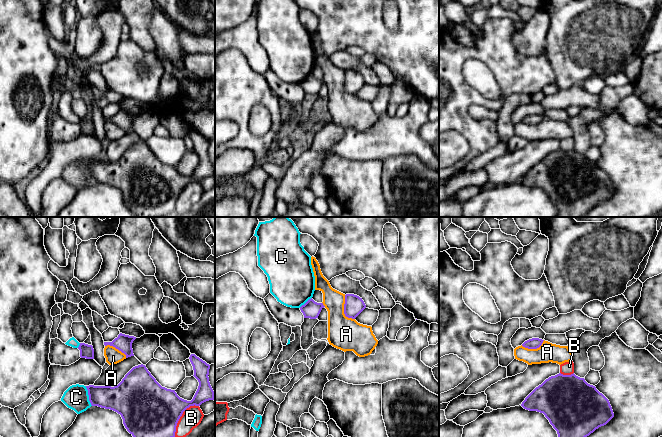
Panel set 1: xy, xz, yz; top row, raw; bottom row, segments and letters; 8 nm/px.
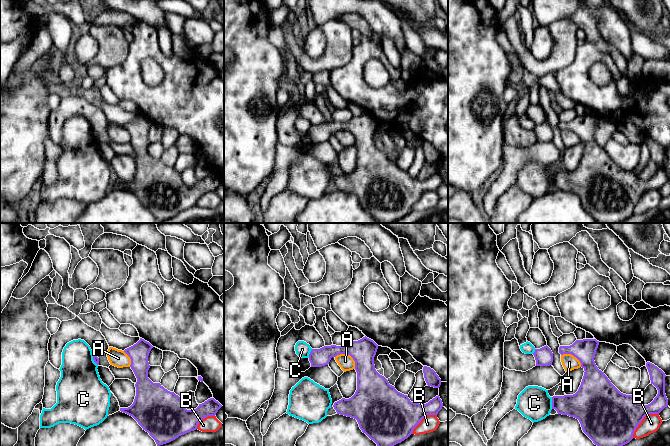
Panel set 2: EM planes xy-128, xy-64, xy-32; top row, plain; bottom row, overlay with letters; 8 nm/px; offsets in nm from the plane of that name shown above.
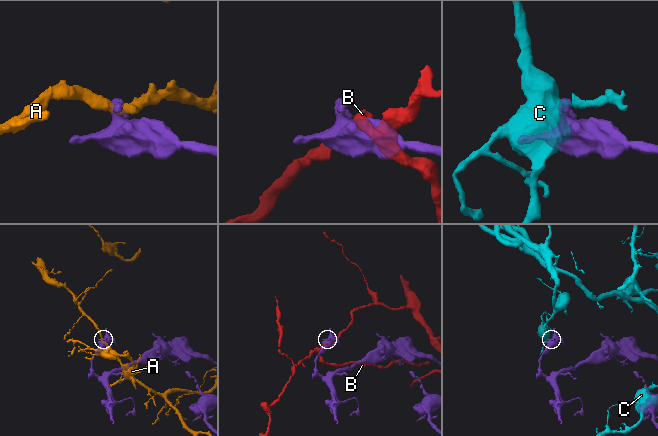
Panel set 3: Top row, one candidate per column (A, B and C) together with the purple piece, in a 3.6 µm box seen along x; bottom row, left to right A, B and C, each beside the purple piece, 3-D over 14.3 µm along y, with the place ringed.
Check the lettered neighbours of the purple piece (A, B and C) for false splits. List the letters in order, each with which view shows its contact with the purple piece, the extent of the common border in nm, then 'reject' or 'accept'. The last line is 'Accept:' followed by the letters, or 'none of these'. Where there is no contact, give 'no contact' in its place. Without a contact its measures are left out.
A: contact in xz; length 220 nm; reject
B: contact in xy; length 320 nm; reject
C: contact in xy; length 170 nm; reject
Accept: none of these

